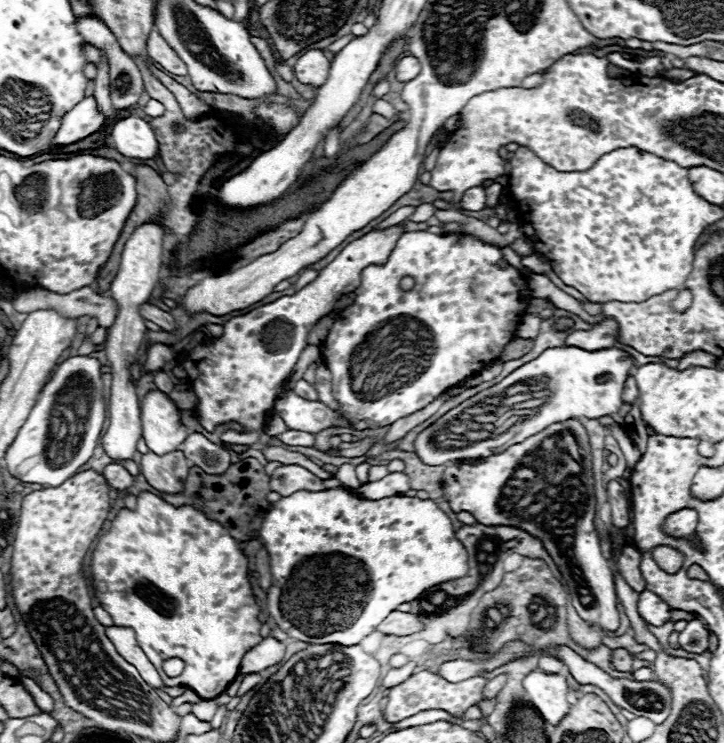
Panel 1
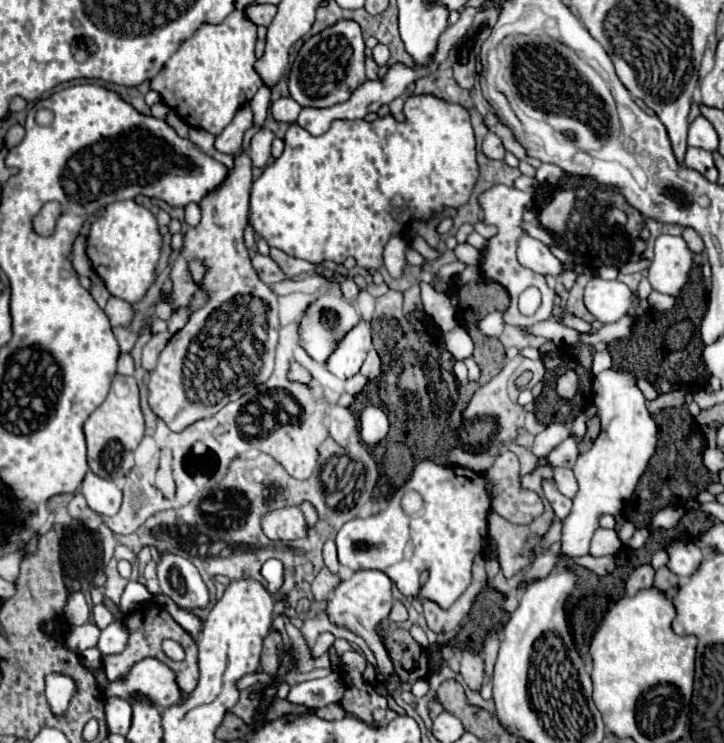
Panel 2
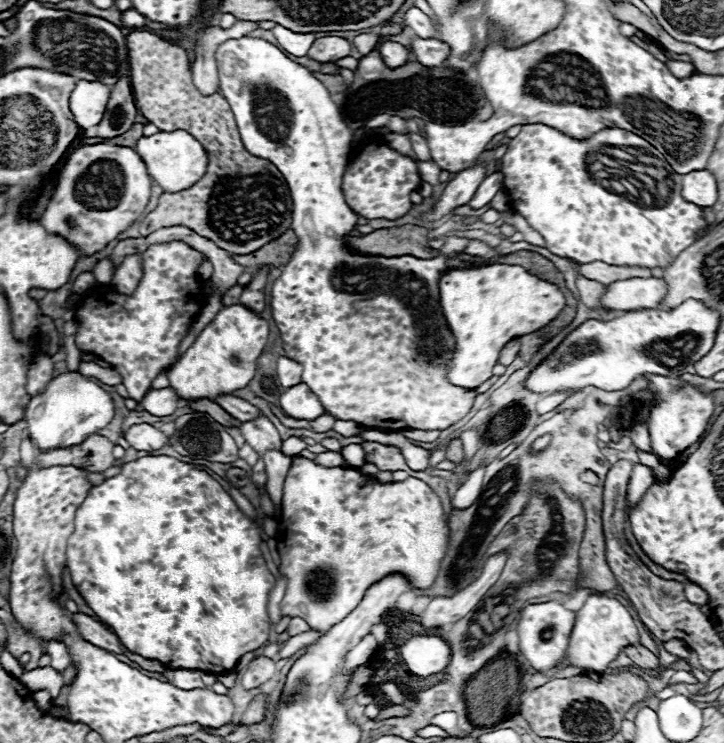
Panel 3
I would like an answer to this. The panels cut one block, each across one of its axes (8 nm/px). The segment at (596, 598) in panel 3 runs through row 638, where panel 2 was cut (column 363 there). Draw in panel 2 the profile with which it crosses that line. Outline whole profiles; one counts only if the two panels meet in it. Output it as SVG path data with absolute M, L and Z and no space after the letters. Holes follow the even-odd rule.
M380 570L354 572L352 578L340 582L340 586L332 592L332 598L328 600L328 608L326 608L326 612L334 624L344 626L344 628L352 630L354 634L362 636L366 640L366 644L372 648L372 652L376 654L376 662L388 680L388 686L386 686L388 692L398 690L398 678L392 672L392 662L382 646L382 640L380 640L376 628L388 618L390 608L392 608L392 580Z

